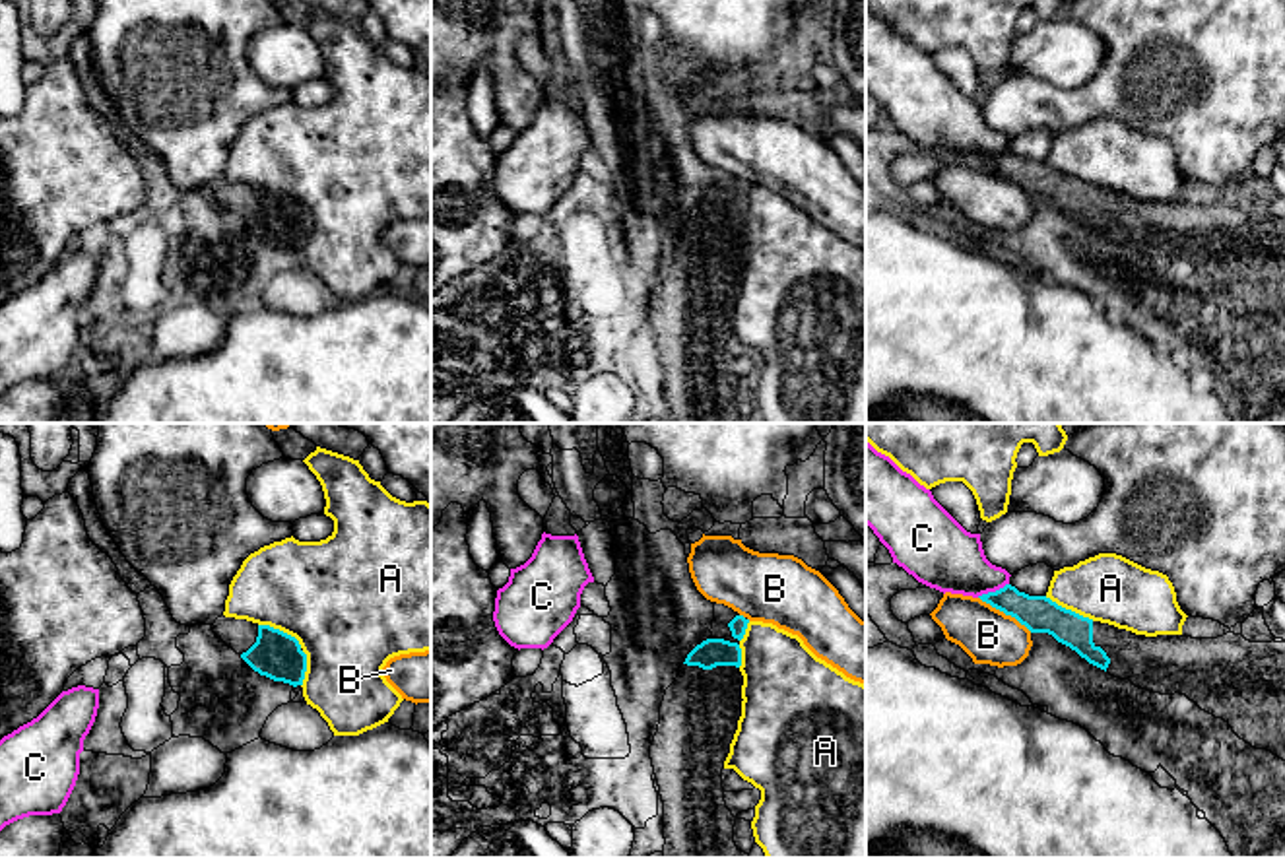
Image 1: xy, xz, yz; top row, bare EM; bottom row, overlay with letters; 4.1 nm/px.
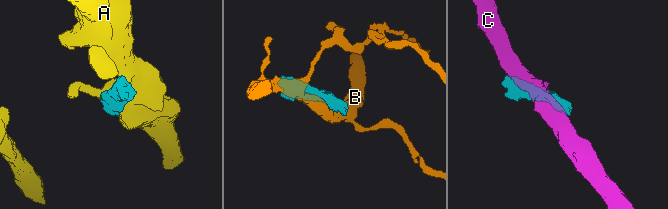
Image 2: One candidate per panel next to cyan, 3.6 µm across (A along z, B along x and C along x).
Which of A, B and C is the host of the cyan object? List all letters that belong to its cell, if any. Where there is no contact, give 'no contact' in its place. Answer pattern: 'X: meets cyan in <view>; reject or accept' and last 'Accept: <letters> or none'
A: meets cyan in yz; reject
B: meets cyan in yz; reject
C: meets cyan in yz; reject
Accept: none

